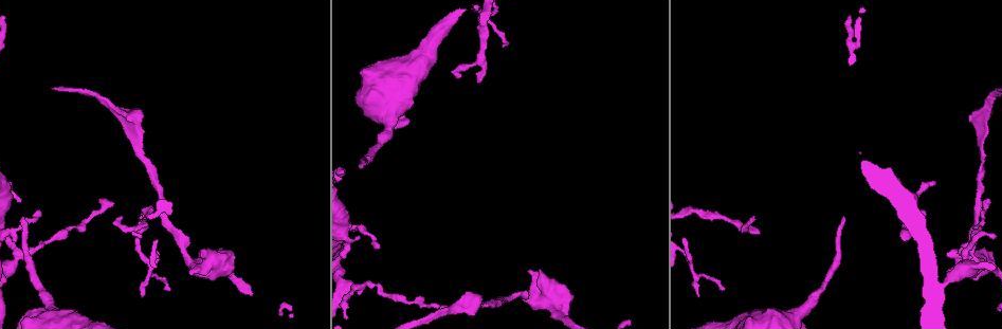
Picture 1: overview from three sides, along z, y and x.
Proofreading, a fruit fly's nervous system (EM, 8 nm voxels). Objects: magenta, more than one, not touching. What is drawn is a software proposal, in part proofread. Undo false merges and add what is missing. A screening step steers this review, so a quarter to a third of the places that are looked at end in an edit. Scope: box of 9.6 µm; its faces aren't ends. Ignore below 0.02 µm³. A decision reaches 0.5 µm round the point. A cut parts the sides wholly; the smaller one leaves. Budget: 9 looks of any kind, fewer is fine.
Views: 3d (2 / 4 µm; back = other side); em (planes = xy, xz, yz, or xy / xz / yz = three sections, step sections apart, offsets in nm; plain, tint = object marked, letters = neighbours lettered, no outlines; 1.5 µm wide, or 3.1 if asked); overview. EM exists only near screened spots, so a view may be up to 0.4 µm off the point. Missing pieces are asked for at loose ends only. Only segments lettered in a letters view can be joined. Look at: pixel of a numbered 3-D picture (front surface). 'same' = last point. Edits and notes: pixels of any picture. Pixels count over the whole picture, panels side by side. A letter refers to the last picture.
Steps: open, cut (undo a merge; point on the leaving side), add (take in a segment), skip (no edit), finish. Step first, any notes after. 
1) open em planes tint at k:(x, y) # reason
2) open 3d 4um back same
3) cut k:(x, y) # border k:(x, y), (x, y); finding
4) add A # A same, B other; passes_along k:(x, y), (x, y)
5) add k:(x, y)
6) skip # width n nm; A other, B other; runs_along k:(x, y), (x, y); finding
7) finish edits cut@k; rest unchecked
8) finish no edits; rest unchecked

open em planes plain at 1:(983, 147) # thick turns thin

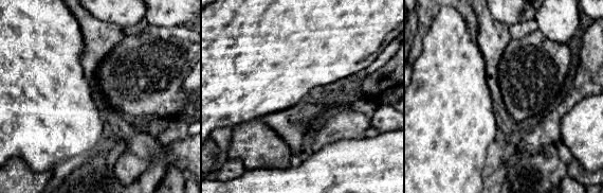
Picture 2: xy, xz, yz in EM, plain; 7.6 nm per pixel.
open em planes letters same # see the neighbours

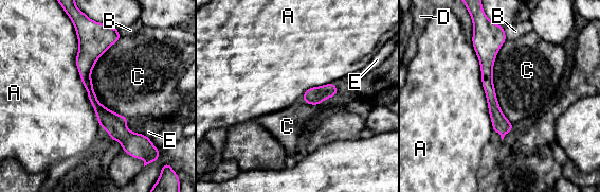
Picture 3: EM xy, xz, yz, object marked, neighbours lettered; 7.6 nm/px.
skip # A other, B other, C other, D other, E other; border 3:(122, 37), (91, 81), (129, 119); continuous, no second cell

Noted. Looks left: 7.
open em planes tint at 1:(361, 167) # an open end

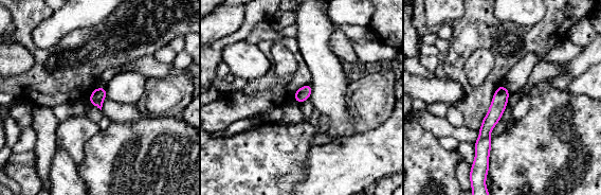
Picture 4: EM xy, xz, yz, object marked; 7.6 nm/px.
open em planes letters same # see the neighbours

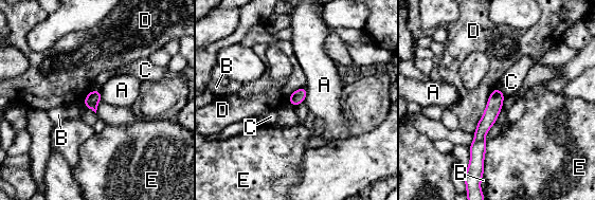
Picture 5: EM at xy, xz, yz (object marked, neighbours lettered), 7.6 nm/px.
skip # A other, B other, C other, D other, E other; runs_along 5:(497, 91), (480, 133), (478, 160); none of them fits

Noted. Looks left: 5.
open em xy step 4 tint at 1:(101, 198) # thin end

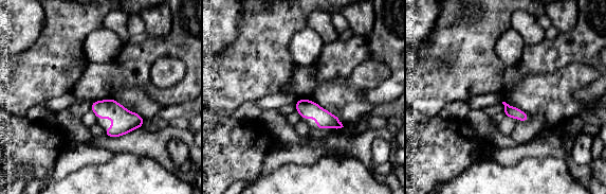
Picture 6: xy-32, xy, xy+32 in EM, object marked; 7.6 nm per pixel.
open em planes letters same

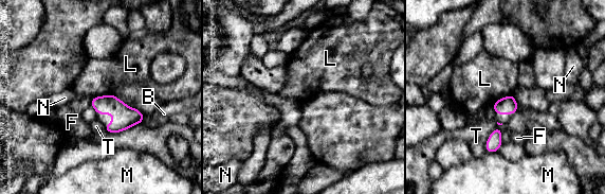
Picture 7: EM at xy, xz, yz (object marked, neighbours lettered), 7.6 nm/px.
skip # width 140 nm; longest_contact T 240 nm; B other, F other, L other, M other, N other, T other; none of them fits

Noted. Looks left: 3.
open 3d 4um at 1:(722, 287) # an open end

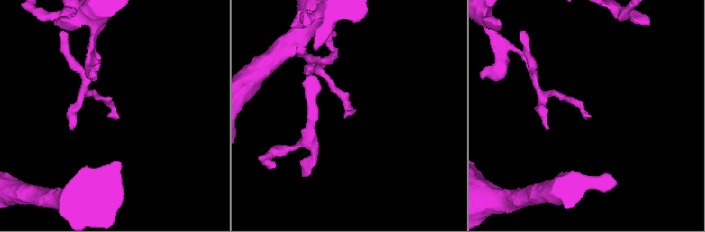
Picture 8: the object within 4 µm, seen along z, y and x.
open em xy step 4 letters at 8:(350, 113) # shape alone is not enough

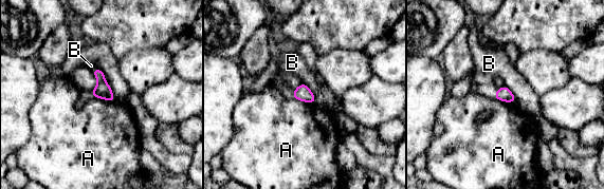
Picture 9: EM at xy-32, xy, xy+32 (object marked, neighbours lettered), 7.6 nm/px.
open em planes letters same

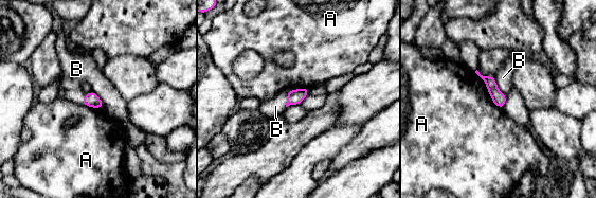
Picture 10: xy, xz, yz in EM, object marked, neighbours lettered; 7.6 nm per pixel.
add B # width 110 nm; A other, B same; the cell continues

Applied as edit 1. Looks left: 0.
finish edits add@10; rest unchecked

